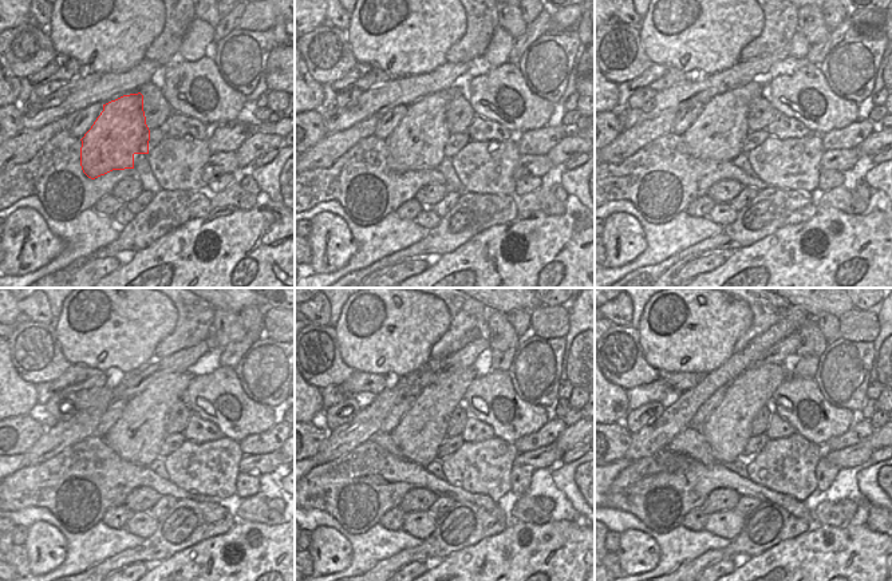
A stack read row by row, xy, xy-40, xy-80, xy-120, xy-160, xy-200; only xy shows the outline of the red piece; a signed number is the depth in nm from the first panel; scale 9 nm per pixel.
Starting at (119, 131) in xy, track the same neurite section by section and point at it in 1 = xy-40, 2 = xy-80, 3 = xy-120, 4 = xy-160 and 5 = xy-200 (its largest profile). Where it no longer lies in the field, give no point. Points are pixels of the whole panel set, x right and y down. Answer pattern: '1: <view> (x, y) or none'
1: xy-40 (422, 131)
2: xy-80 (721, 130)
3: xy-120 (121, 430)
4: xy-160 (423, 457)
5: xy-200 (723, 457)

